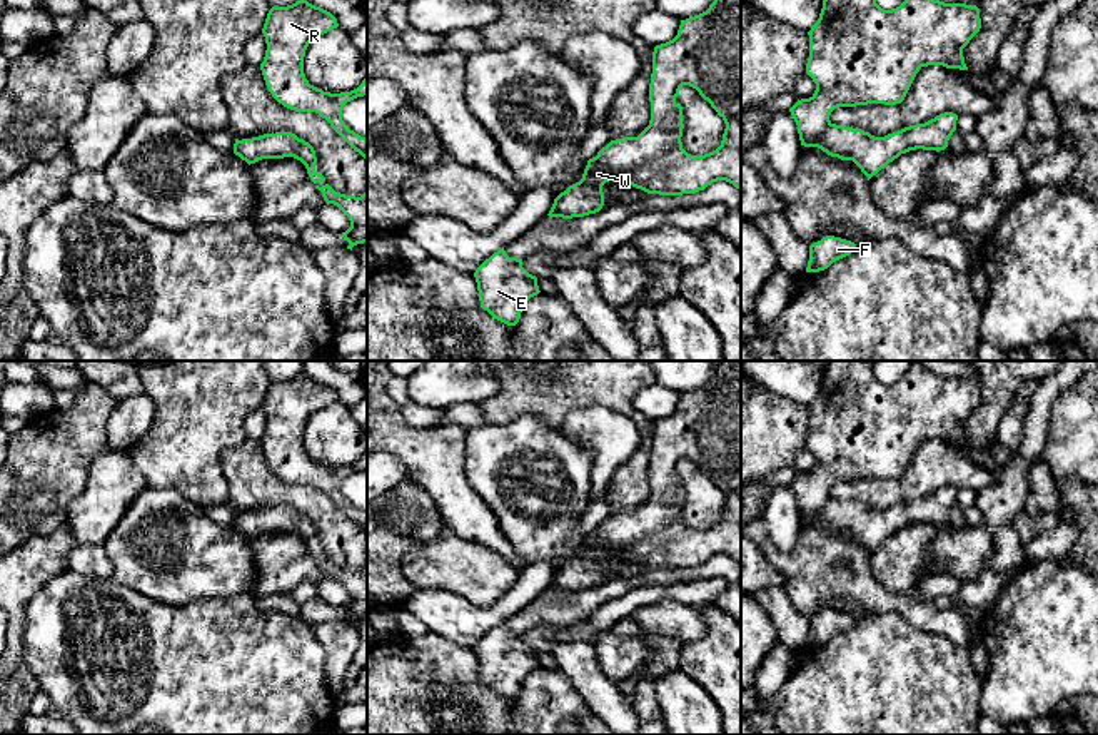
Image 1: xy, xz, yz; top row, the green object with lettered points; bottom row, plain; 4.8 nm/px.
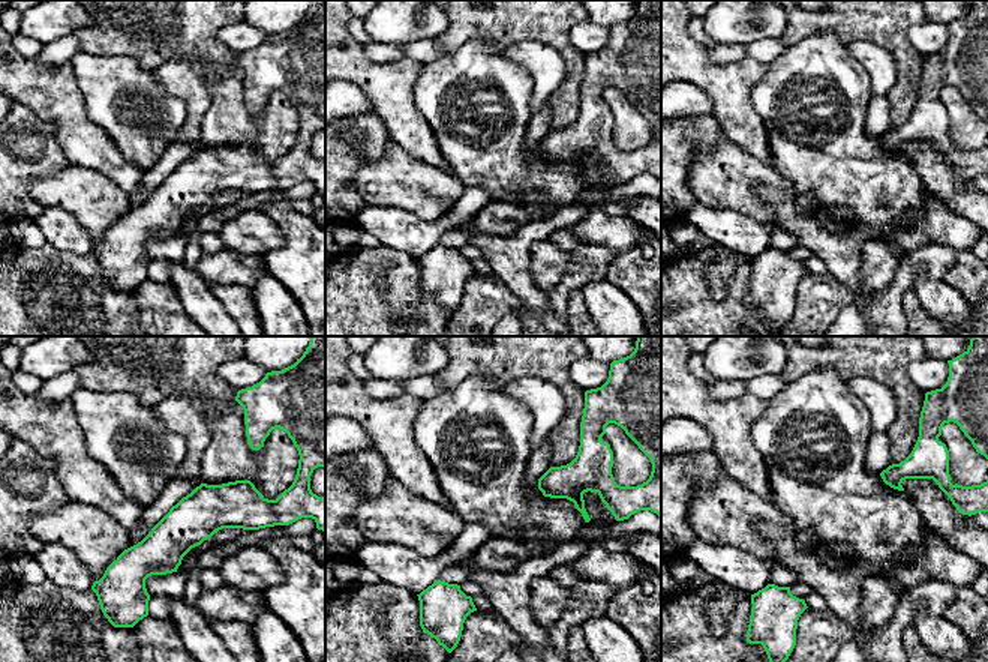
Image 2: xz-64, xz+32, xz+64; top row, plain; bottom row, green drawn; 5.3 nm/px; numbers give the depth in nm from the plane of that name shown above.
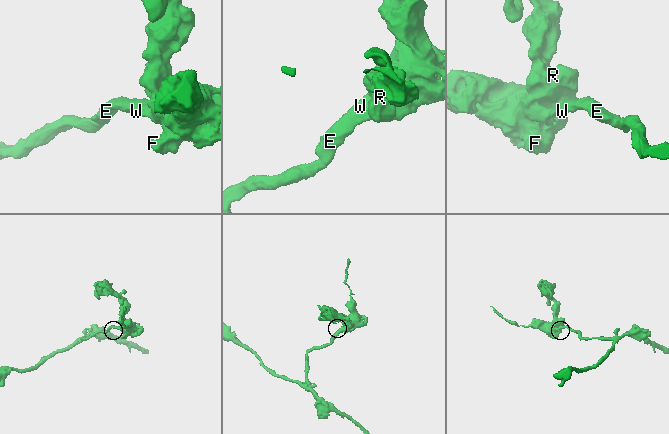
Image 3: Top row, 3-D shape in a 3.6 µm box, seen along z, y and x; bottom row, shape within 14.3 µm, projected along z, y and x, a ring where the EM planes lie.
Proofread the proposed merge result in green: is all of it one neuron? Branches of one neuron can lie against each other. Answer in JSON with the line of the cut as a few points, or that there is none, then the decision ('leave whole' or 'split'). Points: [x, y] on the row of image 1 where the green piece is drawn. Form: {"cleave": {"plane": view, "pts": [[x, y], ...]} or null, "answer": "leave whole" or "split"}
{"cleave": null, "answer": "leave whole"}

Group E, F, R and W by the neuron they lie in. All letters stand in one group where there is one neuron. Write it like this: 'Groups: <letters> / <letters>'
Groups: E F R W

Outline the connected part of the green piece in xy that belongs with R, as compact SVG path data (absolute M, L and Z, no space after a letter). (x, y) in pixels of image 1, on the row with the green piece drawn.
M307 0L287 7L272 7L262 33L267 50L260 70L272 97L295 112L315 112L367 160L367 139L342 120L347 102L367 95L367 77L350 92L330 94L309 84L304 57L309 43L337 28L337 18Z

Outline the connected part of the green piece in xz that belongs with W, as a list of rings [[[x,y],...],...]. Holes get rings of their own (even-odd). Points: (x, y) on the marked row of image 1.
[[[714,0],[706,12],[681,20],[672,40],[654,47],[649,102],[649,125],[637,137],[611,140],[596,157],[589,159],[582,179],[554,199],[549,217],[572,219],[599,212],[604,205],[602,185],[609,180],[626,182],[659,195],[696,194],[718,180],[726,180],[741,190],[741,0]],[[682,85],[696,89],[726,124],[721,145],[709,154],[691,155],[682,149],[682,107],[676,102]]]

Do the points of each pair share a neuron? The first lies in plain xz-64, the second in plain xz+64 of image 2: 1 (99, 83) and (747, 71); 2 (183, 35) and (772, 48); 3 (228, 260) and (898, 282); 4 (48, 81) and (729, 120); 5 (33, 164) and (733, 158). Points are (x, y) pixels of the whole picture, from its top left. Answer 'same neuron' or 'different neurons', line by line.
1: different neurons
2: different neurons
3: different neurons
4: same neuron
5: different neurons

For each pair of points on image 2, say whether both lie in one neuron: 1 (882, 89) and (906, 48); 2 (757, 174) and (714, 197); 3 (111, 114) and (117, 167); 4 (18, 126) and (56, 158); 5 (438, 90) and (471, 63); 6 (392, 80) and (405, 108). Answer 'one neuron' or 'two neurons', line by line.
1: two neurons
2: one neuron
3: two neurons
4: one neuron
5: one neuron
6: one neuron

